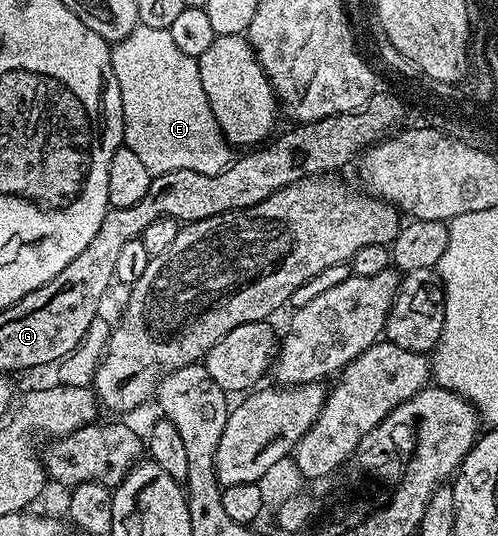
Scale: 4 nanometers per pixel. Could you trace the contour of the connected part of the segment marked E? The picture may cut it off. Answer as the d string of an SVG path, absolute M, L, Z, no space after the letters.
M139 26L122 40L117 41L110 49L112 70L116 74L116 82L120 86L120 102L124 130L122 138L125 147L130 148L148 166L151 177L159 176L172 170L196 170L196 174L220 174L231 163L232 145L227 140L214 115L212 106L208 106L208 98L204 94L204 86L200 82L198 61L193 56L184 54L172 42L172 34L168 28L147 28Z

